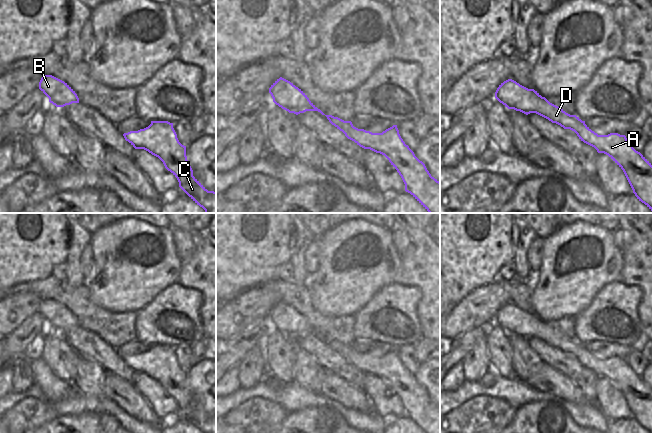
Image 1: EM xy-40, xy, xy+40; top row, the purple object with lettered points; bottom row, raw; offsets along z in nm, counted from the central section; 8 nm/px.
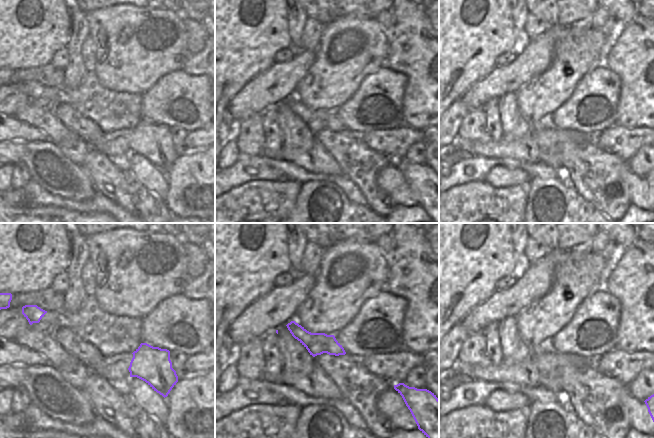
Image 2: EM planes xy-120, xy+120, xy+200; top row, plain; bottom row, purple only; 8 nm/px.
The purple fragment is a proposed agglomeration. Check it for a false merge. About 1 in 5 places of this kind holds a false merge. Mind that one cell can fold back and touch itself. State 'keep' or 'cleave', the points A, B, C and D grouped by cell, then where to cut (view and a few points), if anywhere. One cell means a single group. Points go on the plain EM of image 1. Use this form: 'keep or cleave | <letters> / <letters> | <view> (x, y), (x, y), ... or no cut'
keep | A B C D | no cut

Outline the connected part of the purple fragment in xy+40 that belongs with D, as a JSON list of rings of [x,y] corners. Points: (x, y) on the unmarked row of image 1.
[[[512,303],[499,309],[495,322],[508,333],[526,339],[536,337],[564,353],[574,355],[581,365],[594,371],[598,377],[608,379],[623,394],[637,423],[652,433],[652,389],[633,372],[625,359],[598,359],[576,339],[566,337],[534,313],[528,313]]]

